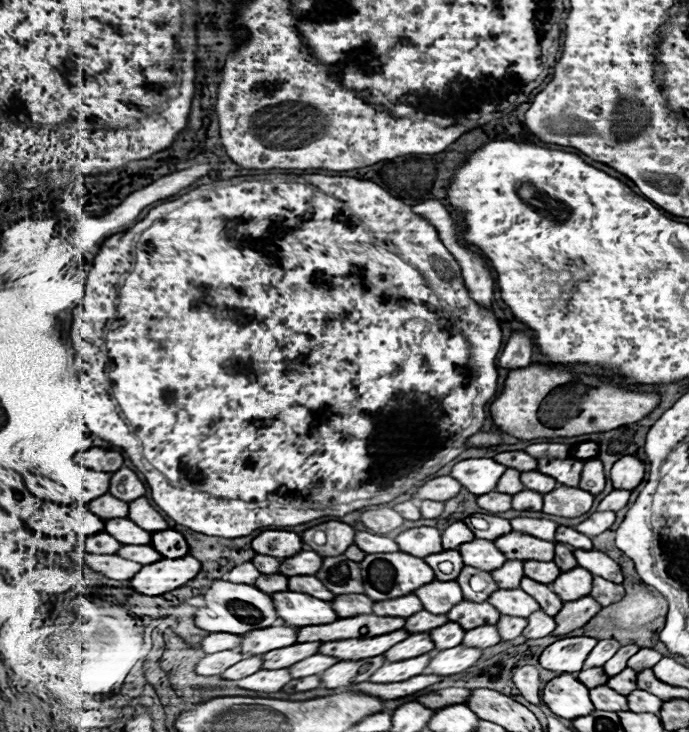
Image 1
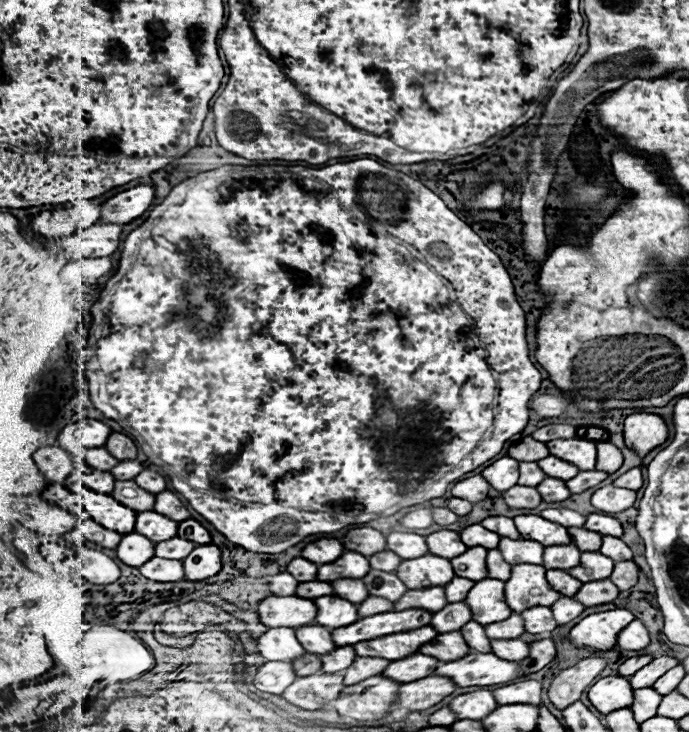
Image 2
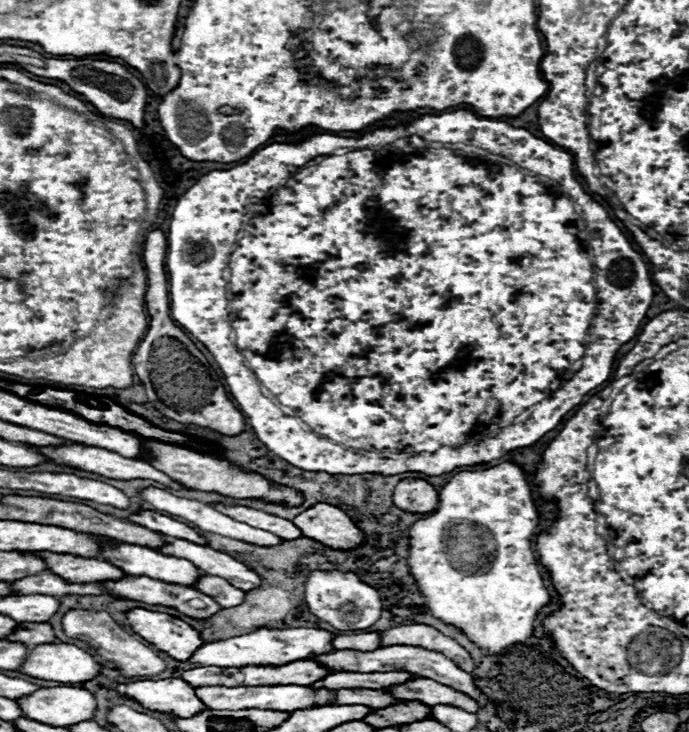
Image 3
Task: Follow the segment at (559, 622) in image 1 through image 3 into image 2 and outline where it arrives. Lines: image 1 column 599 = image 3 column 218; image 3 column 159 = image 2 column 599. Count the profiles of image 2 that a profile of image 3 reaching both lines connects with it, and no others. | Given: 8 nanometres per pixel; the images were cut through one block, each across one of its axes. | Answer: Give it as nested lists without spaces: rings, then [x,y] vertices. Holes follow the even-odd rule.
[[[596,580],[596,582],[586,582],[580,592],[576,594],[576,600],[584,602],[586,608],[590,606],[600,606],[606,602],[612,602],[614,598],[618,598],[620,588],[616,584],[612,584],[612,580]]]

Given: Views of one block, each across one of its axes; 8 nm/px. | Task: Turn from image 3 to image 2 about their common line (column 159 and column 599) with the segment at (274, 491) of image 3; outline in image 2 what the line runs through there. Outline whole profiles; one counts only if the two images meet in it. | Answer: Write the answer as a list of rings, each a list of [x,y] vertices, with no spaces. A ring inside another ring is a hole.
[[[598,442],[596,448],[598,448],[596,470],[604,470],[604,472],[612,474],[612,472],[616,472],[622,466],[624,456],[622,456],[620,448],[616,448],[612,442]]]

